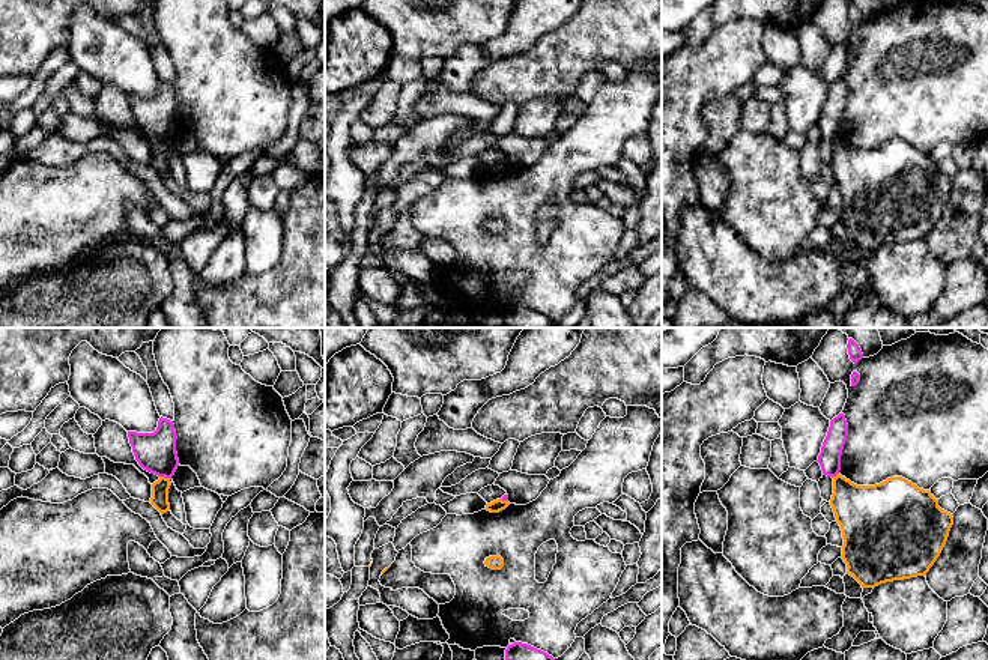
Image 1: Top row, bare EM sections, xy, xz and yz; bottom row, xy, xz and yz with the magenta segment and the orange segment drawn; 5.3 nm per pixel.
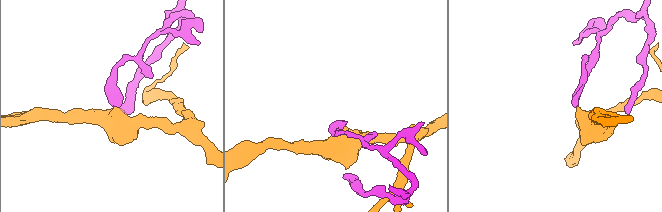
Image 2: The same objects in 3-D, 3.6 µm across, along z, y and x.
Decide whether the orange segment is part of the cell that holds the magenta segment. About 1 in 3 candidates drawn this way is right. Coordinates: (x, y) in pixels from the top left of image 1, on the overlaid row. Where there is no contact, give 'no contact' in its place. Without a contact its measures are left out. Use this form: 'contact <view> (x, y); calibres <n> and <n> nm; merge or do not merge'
contact xy (166, 477); calibres 220 and 100 nm; do not merge

